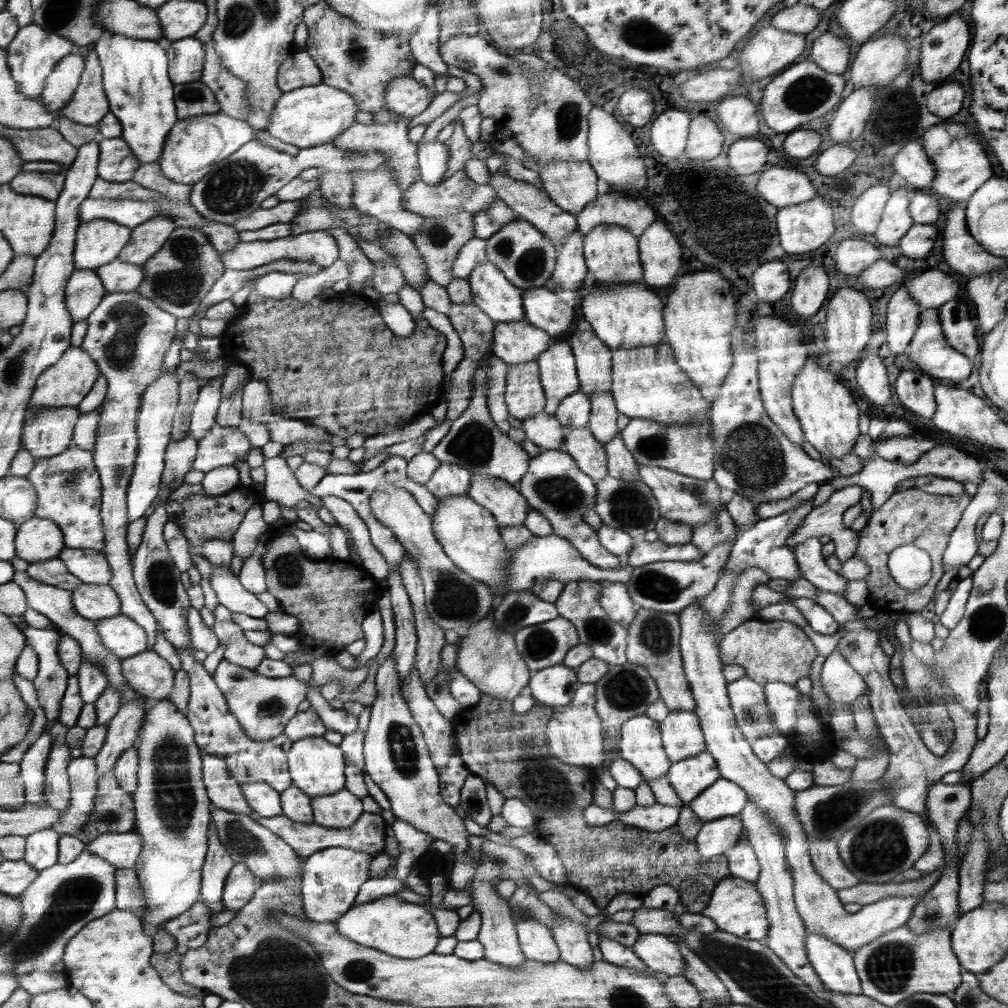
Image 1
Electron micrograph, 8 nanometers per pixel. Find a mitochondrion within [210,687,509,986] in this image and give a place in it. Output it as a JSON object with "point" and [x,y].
{"point":[402,752]}

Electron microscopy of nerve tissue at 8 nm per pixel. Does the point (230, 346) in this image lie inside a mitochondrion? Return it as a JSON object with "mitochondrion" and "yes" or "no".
{"mitochondrion":"no"}

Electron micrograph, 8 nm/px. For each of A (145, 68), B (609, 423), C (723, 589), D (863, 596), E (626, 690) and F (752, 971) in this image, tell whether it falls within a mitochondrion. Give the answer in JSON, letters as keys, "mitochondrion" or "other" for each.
{"A":"other","B":"other","C":"other","D":"other","E":"mitochondrion","F":"mitochondrion"}

